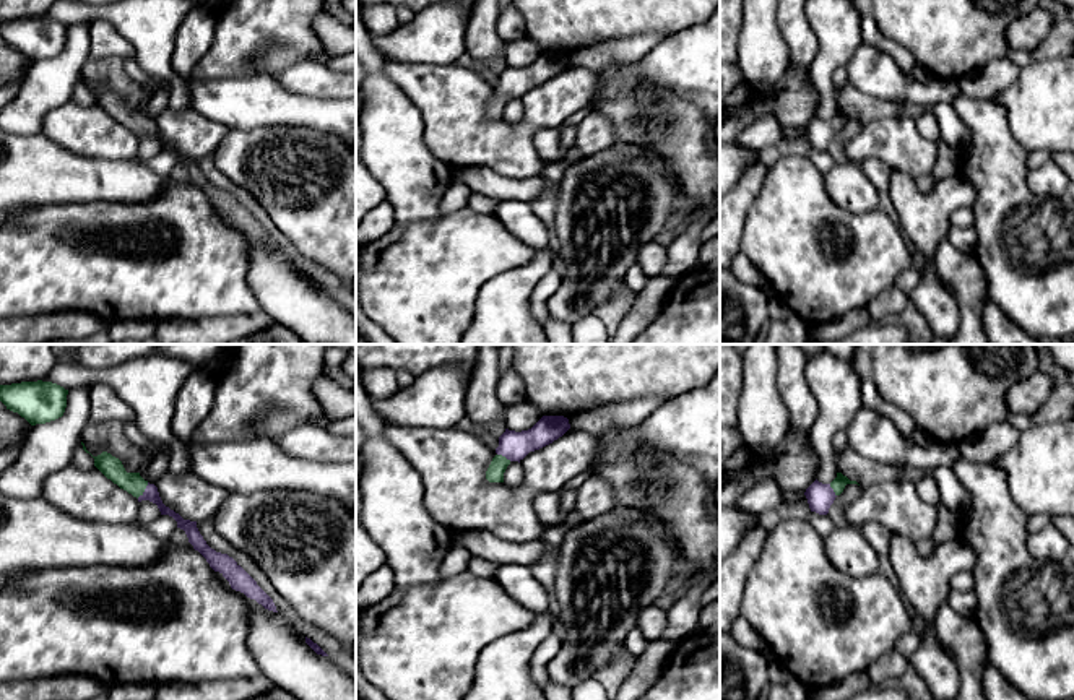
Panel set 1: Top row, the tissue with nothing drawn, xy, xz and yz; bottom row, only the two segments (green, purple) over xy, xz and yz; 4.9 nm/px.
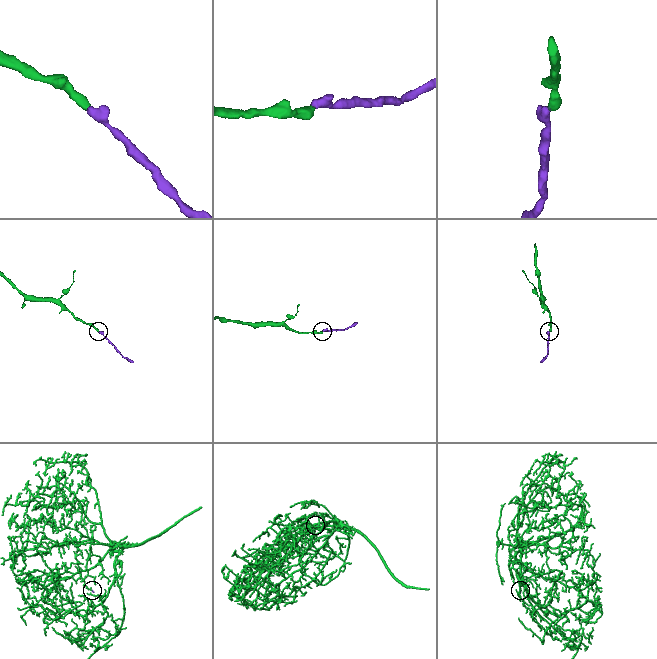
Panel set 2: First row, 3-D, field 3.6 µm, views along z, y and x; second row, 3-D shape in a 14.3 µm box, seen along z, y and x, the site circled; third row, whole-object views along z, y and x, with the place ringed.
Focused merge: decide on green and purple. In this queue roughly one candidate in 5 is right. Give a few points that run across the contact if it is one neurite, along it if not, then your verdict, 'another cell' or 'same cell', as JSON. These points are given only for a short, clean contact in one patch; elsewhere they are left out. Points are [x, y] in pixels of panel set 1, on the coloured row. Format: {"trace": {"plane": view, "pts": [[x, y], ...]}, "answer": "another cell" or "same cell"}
{"trace": {"plane": "xy", "pts": [[111, 466], [143, 491], [151, 494]]}, "answer": "same cell"}

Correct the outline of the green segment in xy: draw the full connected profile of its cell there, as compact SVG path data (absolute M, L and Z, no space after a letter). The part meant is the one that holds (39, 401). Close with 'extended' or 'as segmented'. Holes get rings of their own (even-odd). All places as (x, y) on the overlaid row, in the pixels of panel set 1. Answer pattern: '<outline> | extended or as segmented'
M21 382L0 385L0 401L31 426L45 424L63 416L68 390L52 382Z | as segmented

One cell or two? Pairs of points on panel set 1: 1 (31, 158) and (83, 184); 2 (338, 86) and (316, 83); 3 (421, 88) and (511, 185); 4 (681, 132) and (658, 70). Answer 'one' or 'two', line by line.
1: one
2: one
3: two
4: two

